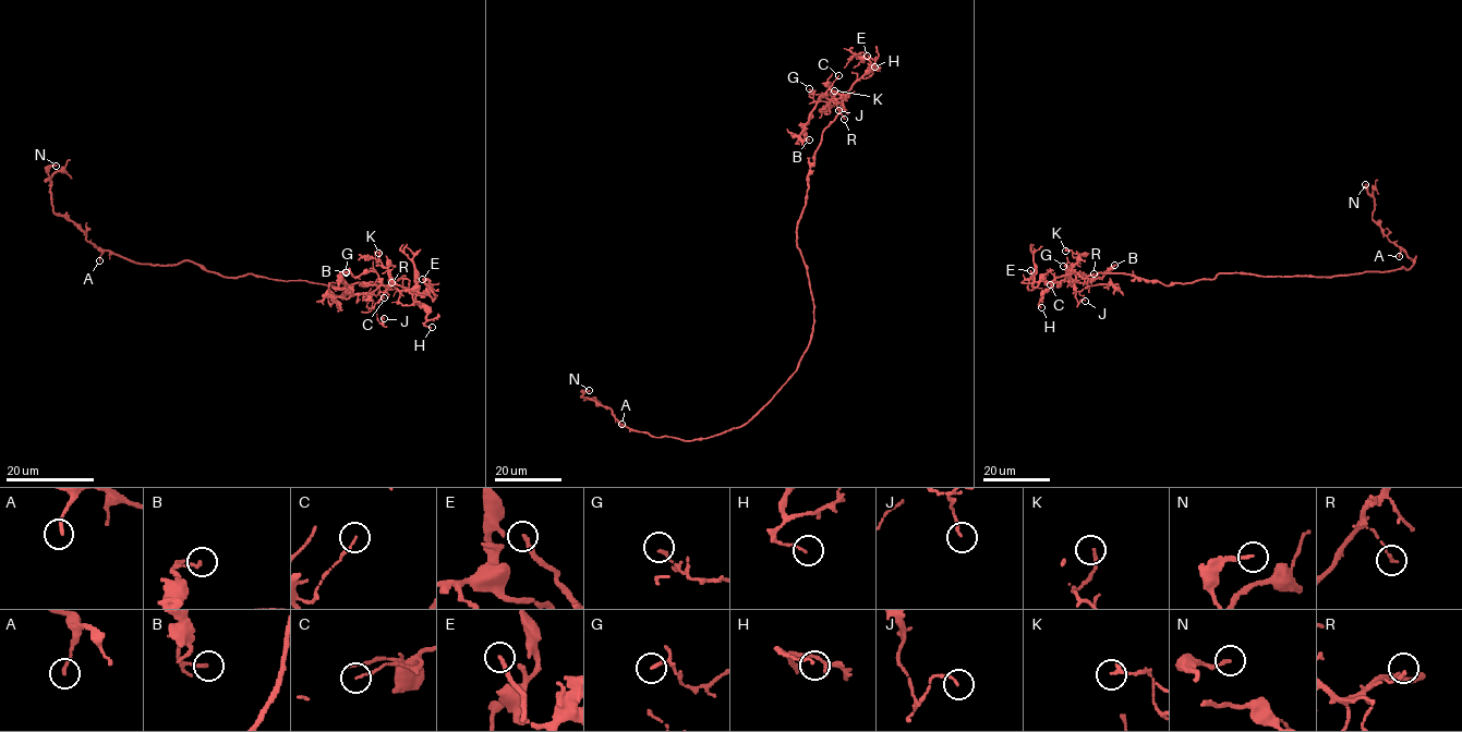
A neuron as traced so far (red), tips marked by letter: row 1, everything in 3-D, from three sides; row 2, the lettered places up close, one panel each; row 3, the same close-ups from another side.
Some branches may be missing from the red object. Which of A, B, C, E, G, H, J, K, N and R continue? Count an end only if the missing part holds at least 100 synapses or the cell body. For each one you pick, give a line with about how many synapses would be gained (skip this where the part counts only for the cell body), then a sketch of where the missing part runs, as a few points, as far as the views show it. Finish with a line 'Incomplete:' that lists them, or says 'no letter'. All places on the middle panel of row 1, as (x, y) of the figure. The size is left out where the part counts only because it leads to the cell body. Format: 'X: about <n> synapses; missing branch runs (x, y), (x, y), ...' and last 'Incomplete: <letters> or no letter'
E: missing branch runs (867, 56), (860, 55), (822, 21), (789, 7)
Incomplete: E

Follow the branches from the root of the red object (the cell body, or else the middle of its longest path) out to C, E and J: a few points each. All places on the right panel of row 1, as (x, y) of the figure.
C: (1305, 276), (1219, 273), (1212, 279), (1164, 285), (1123, 273), (1098, 272), (1083, 278), (1073, 272), (1050, 284)
E: (1305, 276), (1219, 273), (1164, 285), (1123, 273), (1083, 278), (1070, 272), (1032, 287), (1030, 270)
J: (1305, 276), (1219, 273), (1164, 285), (1123, 273), (1083, 278), (1073, 272), (1077, 304), (1085, 301)

